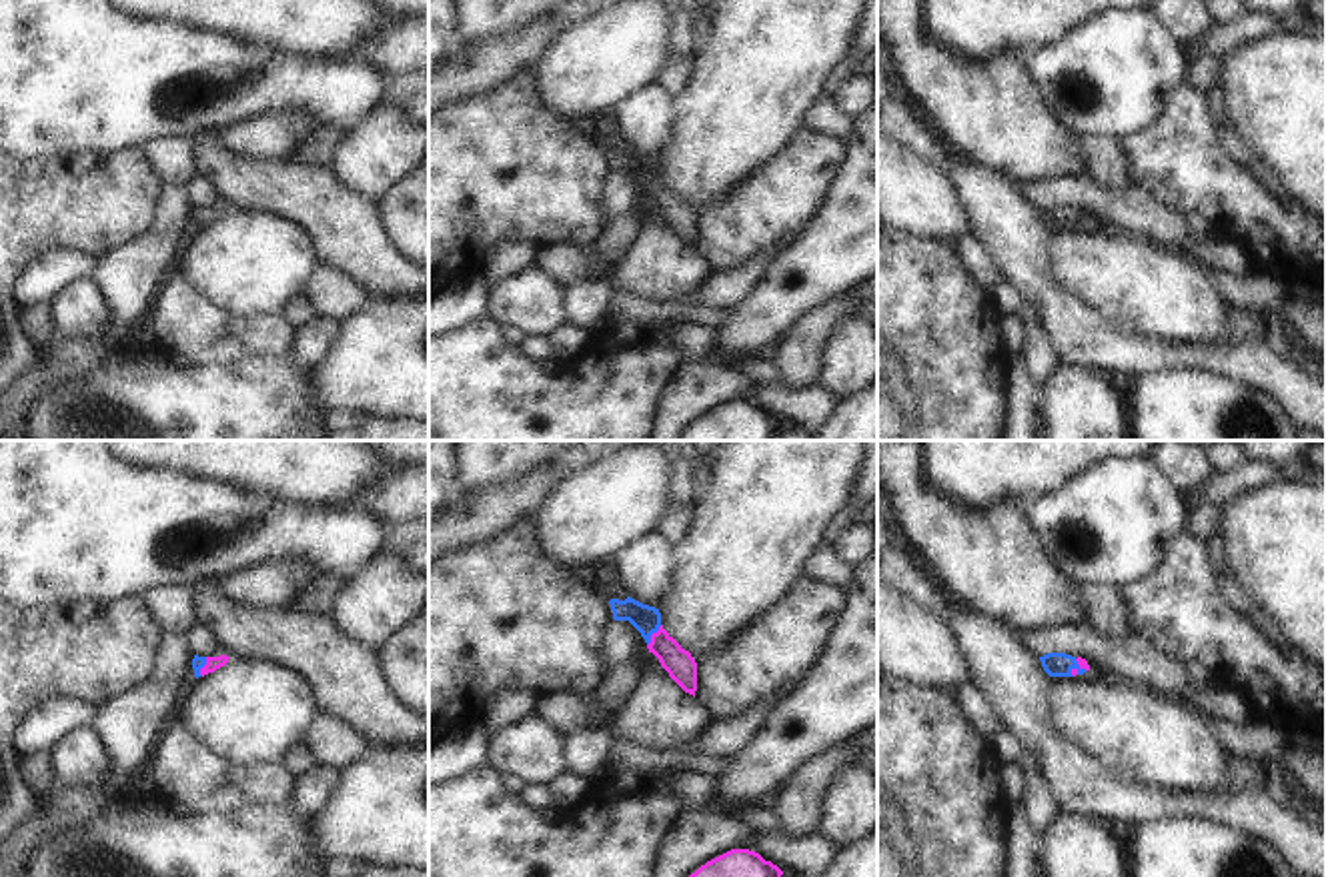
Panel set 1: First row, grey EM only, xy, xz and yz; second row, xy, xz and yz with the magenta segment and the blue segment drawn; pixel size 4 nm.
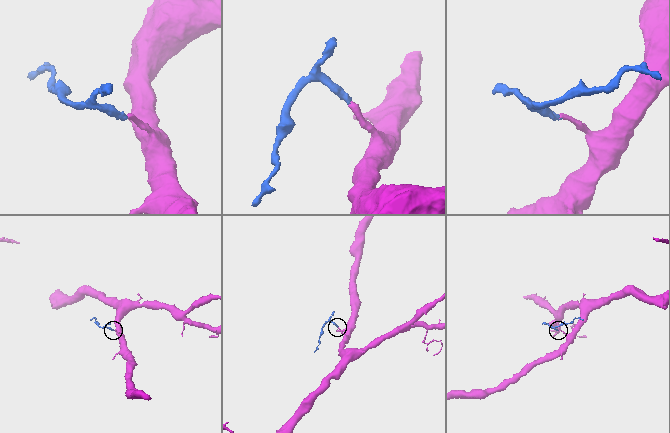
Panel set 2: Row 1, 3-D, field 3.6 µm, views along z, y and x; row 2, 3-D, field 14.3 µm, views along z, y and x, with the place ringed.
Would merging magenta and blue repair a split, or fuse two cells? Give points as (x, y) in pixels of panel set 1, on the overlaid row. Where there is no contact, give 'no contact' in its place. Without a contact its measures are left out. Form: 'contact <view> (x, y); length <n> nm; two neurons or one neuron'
contact xz (651, 635); length 110 nm; one neuron

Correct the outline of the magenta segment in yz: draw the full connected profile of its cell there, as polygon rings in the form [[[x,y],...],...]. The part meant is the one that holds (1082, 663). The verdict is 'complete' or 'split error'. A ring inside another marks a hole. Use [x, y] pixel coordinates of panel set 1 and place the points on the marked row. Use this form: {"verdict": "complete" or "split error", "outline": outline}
{"verdict": "split error", "outline": [[[1048,653],[1044,657],[1040,657],[1044,671],[1050,677],[1076,677],[1076,675],[1084,675],[1086,671],[1090,671],[1090,665],[1086,659],[1082,657],[1072,657],[1066,653]]]}

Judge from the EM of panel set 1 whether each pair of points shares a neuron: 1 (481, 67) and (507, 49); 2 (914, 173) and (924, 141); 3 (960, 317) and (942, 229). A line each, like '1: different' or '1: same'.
1: same
2: different
3: different

